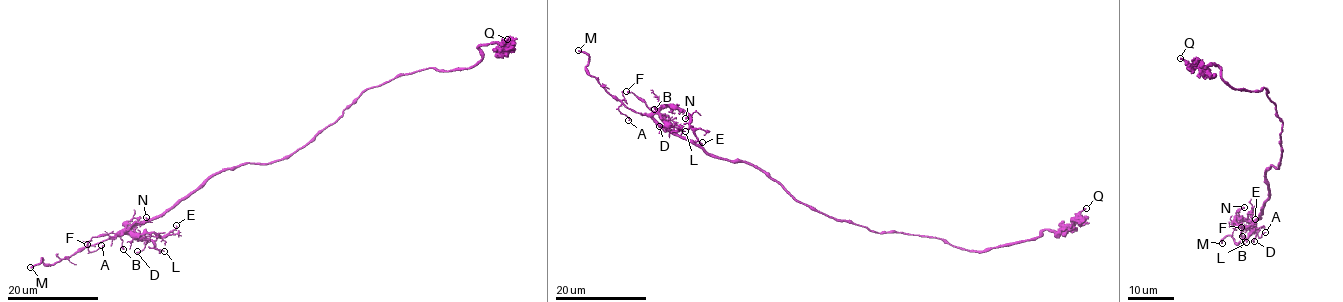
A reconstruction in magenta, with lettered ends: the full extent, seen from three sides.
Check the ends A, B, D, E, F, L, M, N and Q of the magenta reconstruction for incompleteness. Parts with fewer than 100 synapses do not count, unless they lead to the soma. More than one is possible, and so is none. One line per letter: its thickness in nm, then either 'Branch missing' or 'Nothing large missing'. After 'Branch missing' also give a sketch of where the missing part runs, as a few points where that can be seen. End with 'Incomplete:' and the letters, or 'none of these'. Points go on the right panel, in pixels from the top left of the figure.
A: Thickness 100 nm. Nothing large missing
B: Thickness 160 nm. Nothing large missing
D: Thickness 110 nm. Nothing large missing
E: Thickness 150 nm. Nothing large missing
F: Thickness 100 nm. Nothing large missing
L: Thickness 80 nm. Nothing large missing
M: Thickness 200 nm. Branch missing
N: Thickness 170 nm. Nothing large missing
Q: Thickness 220 nm. Nothing large missing
Incomplete: M

